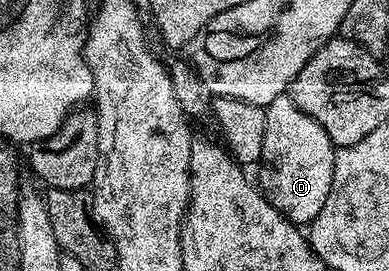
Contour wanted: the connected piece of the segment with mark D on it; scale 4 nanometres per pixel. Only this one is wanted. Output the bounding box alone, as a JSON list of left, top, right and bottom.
[258,94,338,225]

